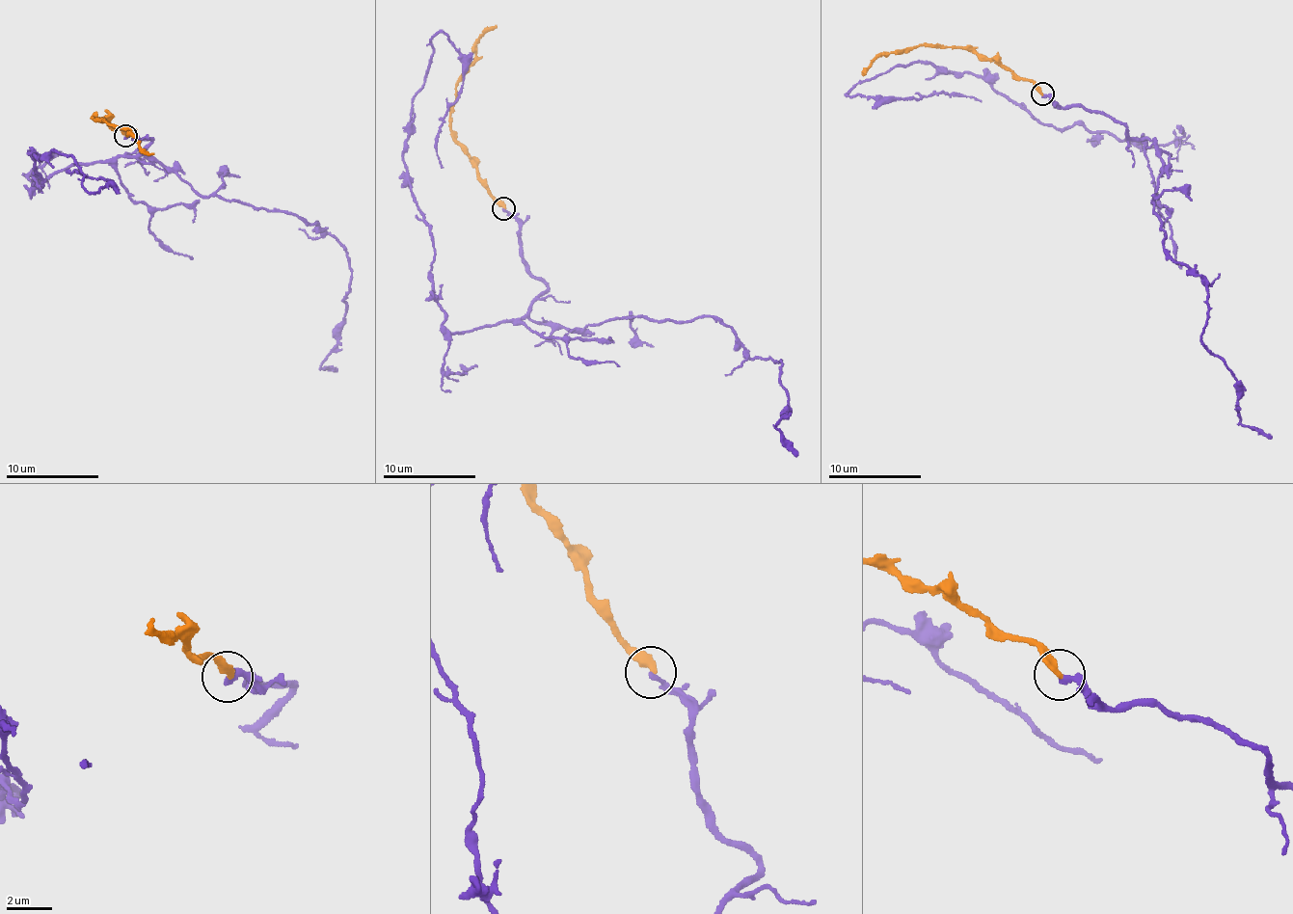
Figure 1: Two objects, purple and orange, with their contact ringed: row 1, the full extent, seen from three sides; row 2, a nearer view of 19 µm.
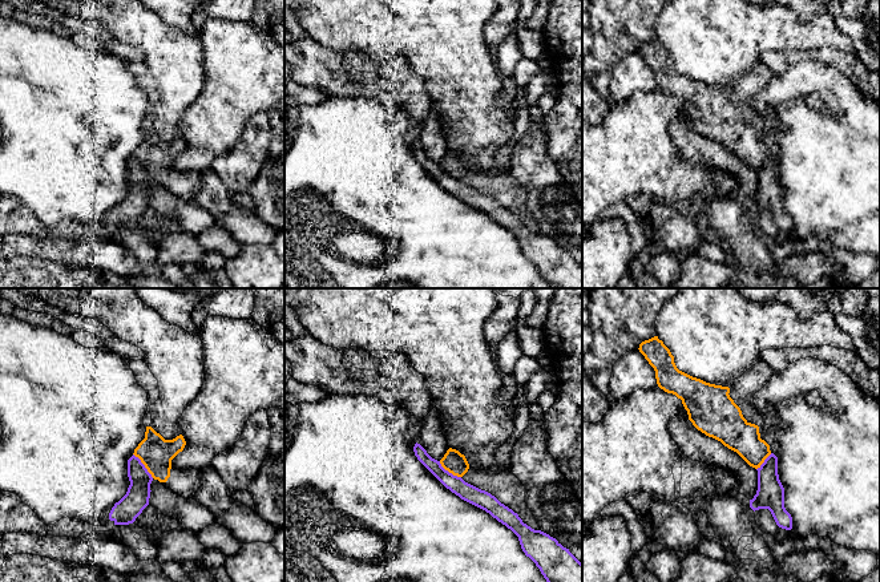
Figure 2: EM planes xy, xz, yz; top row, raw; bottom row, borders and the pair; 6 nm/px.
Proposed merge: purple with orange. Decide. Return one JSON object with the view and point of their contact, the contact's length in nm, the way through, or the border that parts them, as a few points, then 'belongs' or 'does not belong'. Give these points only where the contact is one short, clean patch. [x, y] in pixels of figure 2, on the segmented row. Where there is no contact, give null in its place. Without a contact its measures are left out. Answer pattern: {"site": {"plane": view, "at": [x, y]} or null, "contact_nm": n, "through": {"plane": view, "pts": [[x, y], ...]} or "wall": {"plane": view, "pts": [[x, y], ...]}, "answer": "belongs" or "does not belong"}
{"site": {"plane": "xy", "at": [144, 465]}, "contact_nm": 200, "wall": {"plane": "xy", "pts": [[133, 453], [153, 477]]}, "answer": "does not belong"}

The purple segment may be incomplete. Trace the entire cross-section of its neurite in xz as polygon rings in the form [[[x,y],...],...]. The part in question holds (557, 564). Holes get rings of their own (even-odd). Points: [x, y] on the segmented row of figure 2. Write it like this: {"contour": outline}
{"contour": [[[415,444],[413,452],[447,489],[510,529],[518,537],[525,555],[536,563],[546,582],[582,582],[582,563],[556,538],[532,529],[495,496],[445,470],[440,461],[432,458],[420,444]]]}

